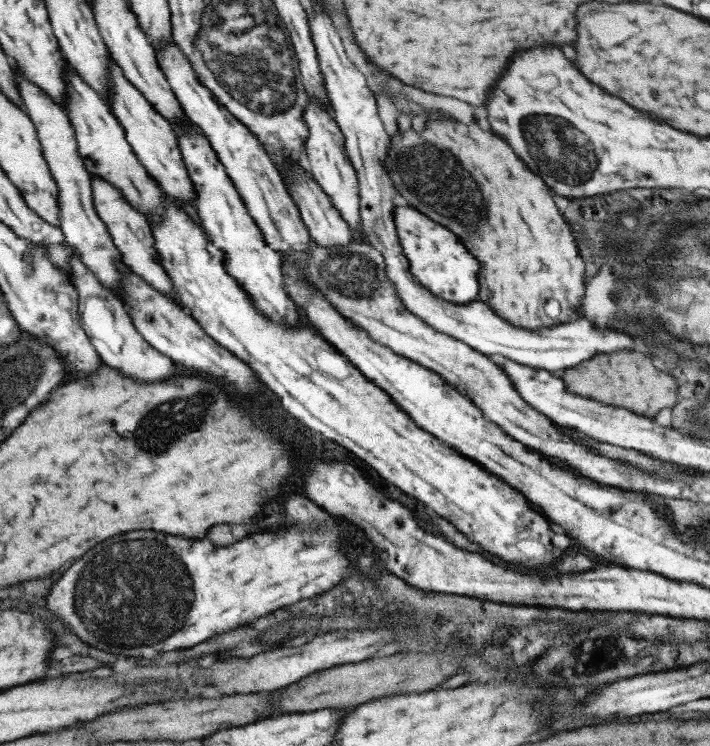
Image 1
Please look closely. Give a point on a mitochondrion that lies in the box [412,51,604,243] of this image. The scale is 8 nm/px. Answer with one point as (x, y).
(553, 149)

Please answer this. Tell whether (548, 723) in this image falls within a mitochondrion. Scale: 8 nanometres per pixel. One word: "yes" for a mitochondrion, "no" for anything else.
no

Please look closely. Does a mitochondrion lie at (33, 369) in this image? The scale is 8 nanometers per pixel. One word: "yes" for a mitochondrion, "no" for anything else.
yes

